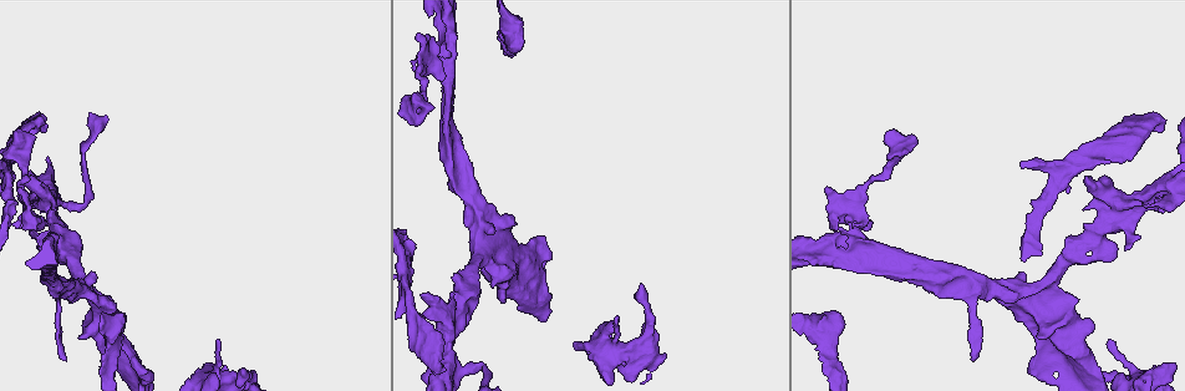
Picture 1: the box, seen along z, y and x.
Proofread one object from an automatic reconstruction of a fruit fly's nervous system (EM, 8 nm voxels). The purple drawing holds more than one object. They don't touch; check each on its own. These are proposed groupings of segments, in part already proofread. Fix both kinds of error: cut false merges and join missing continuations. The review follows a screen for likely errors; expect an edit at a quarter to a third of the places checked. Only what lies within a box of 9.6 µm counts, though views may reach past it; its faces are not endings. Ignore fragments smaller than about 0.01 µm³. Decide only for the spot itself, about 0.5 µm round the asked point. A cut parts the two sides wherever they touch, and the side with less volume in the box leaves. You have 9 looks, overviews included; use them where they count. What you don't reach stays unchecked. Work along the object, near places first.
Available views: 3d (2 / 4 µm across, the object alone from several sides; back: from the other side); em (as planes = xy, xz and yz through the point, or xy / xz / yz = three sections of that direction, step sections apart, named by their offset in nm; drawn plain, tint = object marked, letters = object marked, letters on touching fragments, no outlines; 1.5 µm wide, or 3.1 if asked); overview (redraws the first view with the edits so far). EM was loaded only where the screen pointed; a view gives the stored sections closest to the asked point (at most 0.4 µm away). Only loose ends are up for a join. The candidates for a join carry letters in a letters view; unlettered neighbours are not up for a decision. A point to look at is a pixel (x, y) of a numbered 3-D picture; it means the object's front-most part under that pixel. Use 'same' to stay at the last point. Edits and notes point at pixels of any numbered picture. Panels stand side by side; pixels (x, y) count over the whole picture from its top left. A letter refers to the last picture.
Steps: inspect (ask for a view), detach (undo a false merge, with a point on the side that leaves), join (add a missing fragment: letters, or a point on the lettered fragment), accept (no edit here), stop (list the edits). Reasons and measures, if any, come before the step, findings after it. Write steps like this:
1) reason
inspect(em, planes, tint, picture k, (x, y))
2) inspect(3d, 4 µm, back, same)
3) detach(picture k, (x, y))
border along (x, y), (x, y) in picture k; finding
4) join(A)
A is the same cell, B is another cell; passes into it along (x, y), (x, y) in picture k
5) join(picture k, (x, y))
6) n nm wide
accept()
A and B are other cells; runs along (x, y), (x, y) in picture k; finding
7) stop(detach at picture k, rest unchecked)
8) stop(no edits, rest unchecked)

thick end
inspect(3d, 4 µm, picture 1, (842, 317))

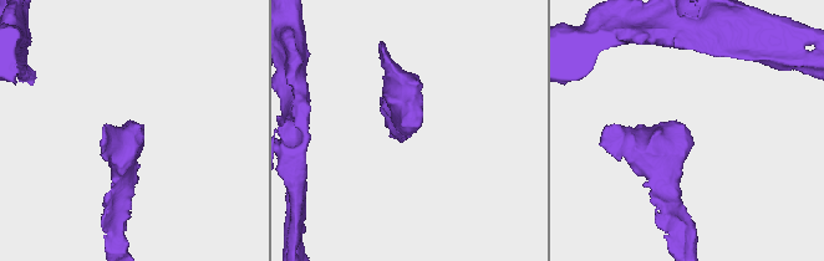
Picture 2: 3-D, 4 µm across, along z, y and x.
inspect(em, planes, letters, picture 2, (416, 130))

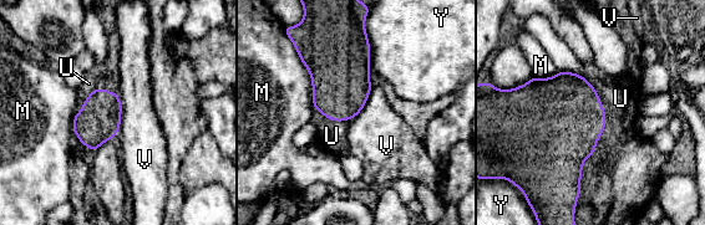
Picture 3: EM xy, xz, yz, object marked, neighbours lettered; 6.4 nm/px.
240 nm wide
join(U)
U is the same cell, M, V and Y are other cells; passes into it along (567, 118), (605, 116), (620, 98) in picture 3; it goes on there

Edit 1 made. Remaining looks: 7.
inspect(overview)

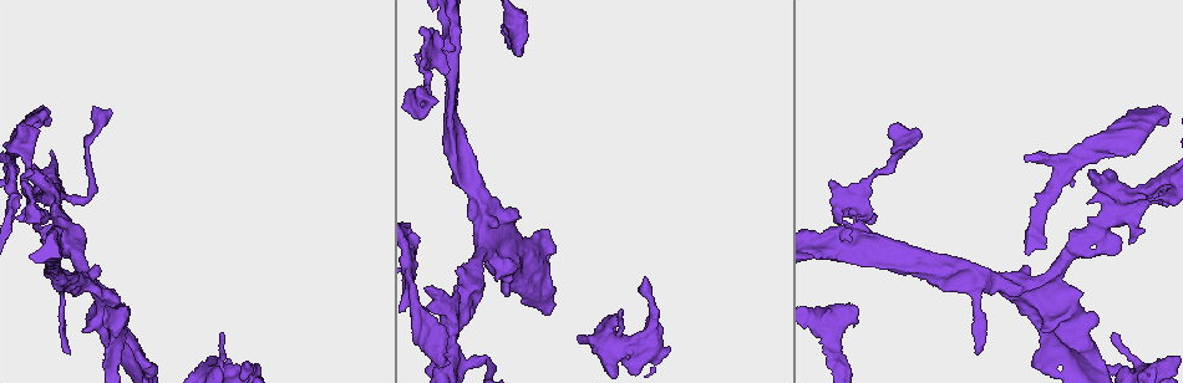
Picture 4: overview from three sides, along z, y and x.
an open end
inspect(3d, 2 µm, picture 4, (965, 262))

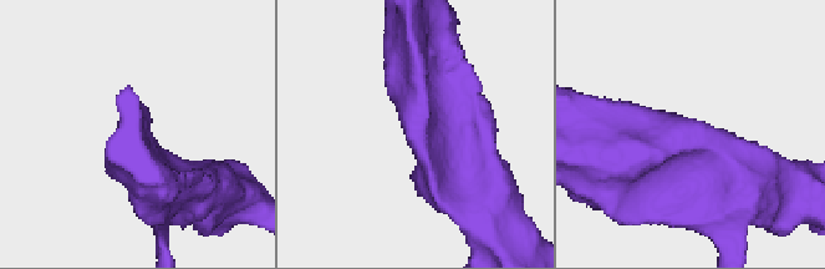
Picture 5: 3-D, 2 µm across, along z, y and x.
shape alone is not enough
inspect(em, planes, plain, picture 5, (422, 132))

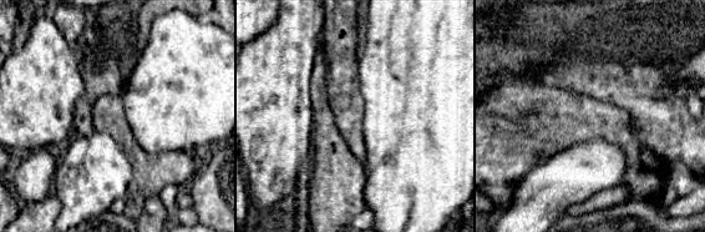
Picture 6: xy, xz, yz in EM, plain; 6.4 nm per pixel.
see the neighbours
inspect(em, planes, letters, same)

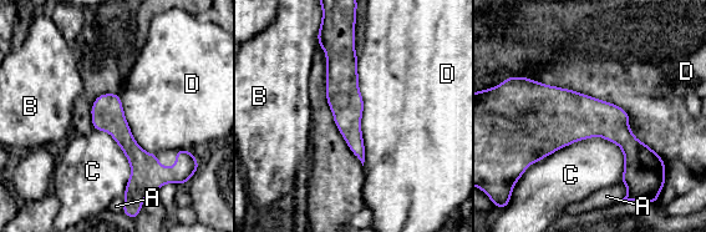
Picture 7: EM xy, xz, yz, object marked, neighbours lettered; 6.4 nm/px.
220 nm wide
accept()
A, B, C and D are other cells; border along (357, 59), (364, 165) in picture 7; none of them fits

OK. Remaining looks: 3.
free end
inspect(3d, 4 µm, picture 4, (22, 124))

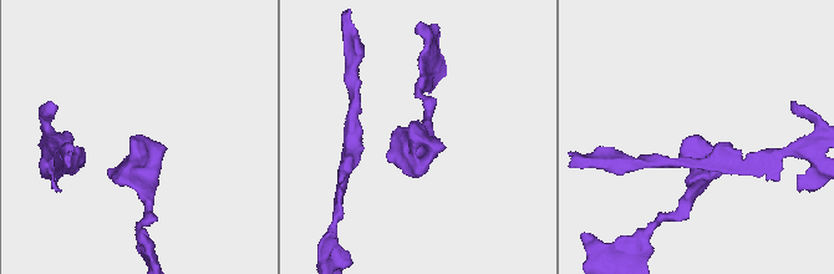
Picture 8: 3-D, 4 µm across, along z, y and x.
shape alone is not enough
inspect(em, xz, step 8, letters, picture 8, (413, 135))

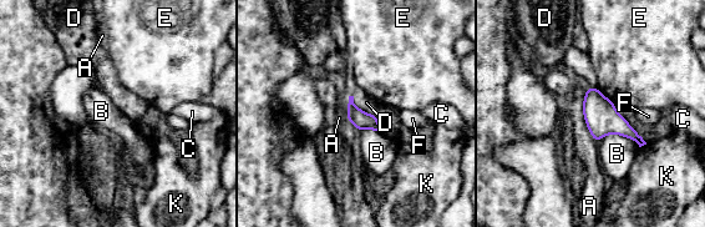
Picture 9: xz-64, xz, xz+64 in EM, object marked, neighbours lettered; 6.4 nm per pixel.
220 nm wide
accept()
A, B, C, D, E, F and K are other cells; border along (586, 89), (583, 120), (596, 144) in picture 9; none of them fits

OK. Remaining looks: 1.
stop(join at picture 3, rest unchecked)

